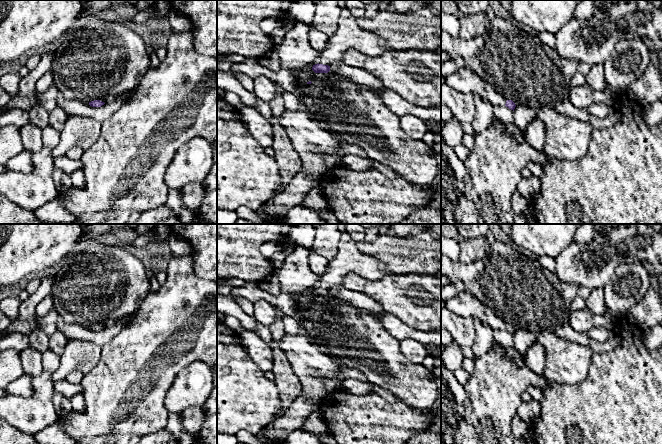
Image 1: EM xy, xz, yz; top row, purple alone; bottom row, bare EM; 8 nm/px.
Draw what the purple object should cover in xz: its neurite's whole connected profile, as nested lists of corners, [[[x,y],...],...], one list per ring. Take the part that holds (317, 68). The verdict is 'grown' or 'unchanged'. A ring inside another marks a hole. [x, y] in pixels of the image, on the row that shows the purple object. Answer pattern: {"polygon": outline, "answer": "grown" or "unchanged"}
{"polygon": [[[344,9],[340,13],[336,32],[329,37],[326,47],[320,51],[318,63],[313,65],[312,70],[315,73],[328,73],[330,65],[342,61],[344,53],[349,49],[355,49],[373,57],[391,50],[385,40],[363,29],[358,19]]], "answer": "grown"}

